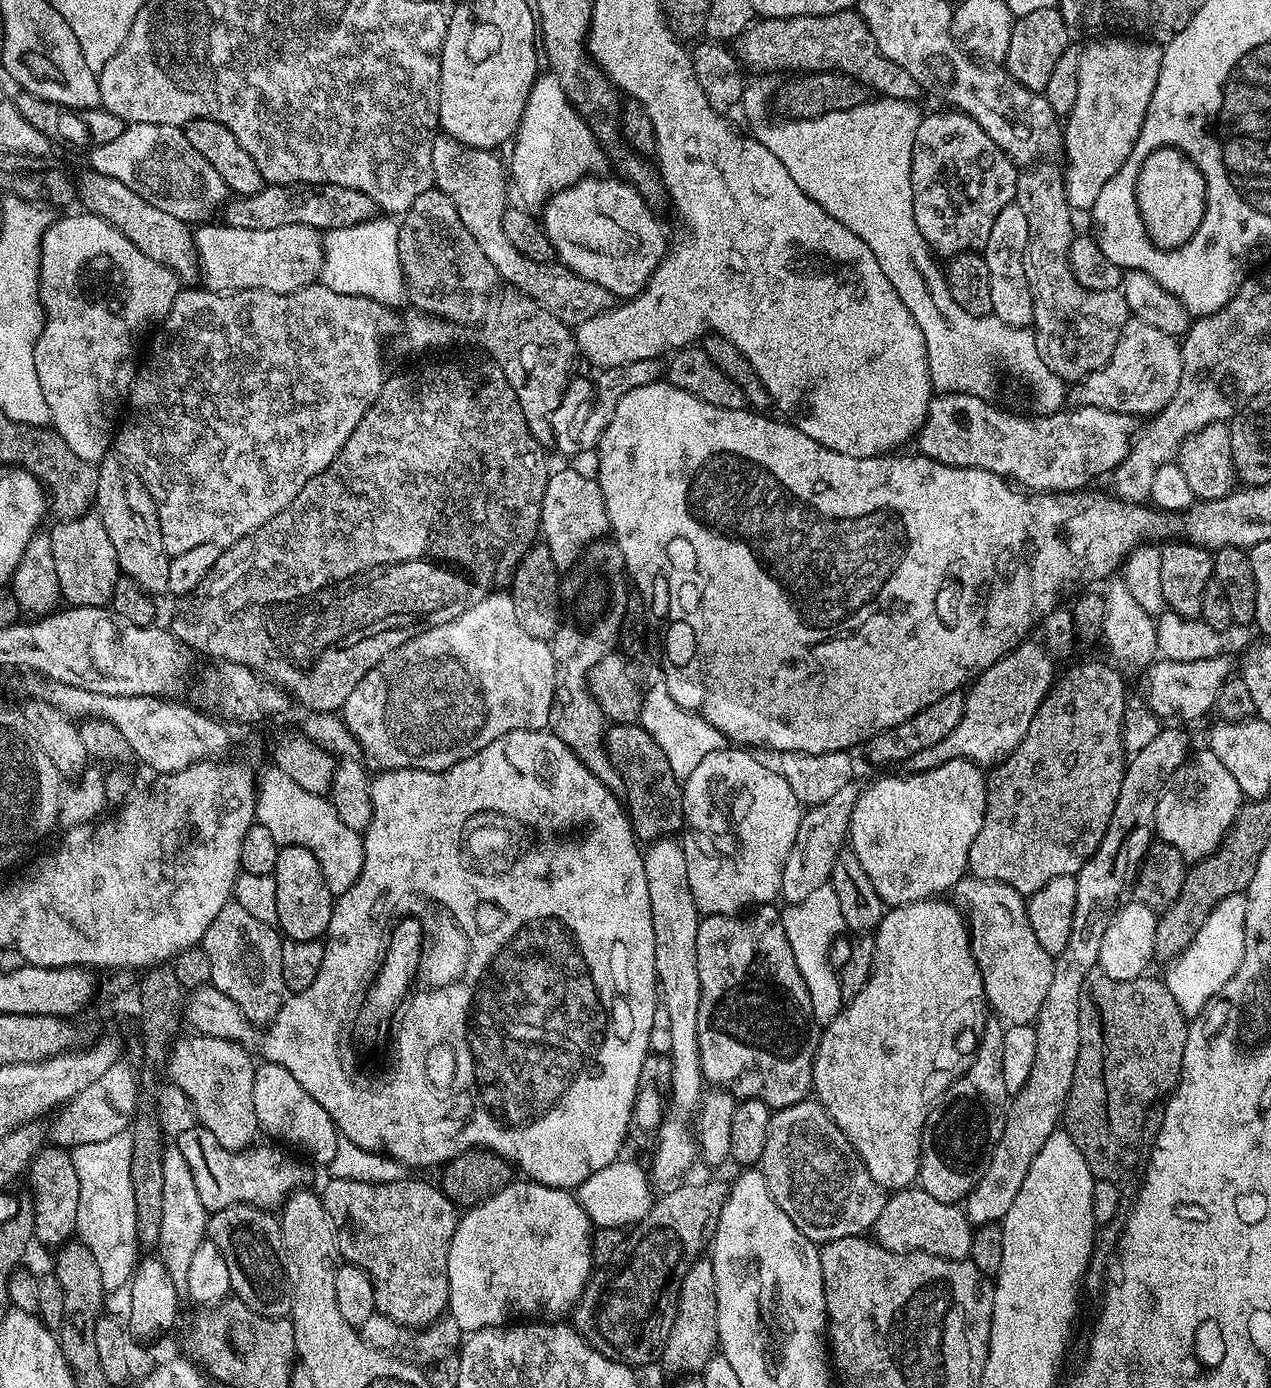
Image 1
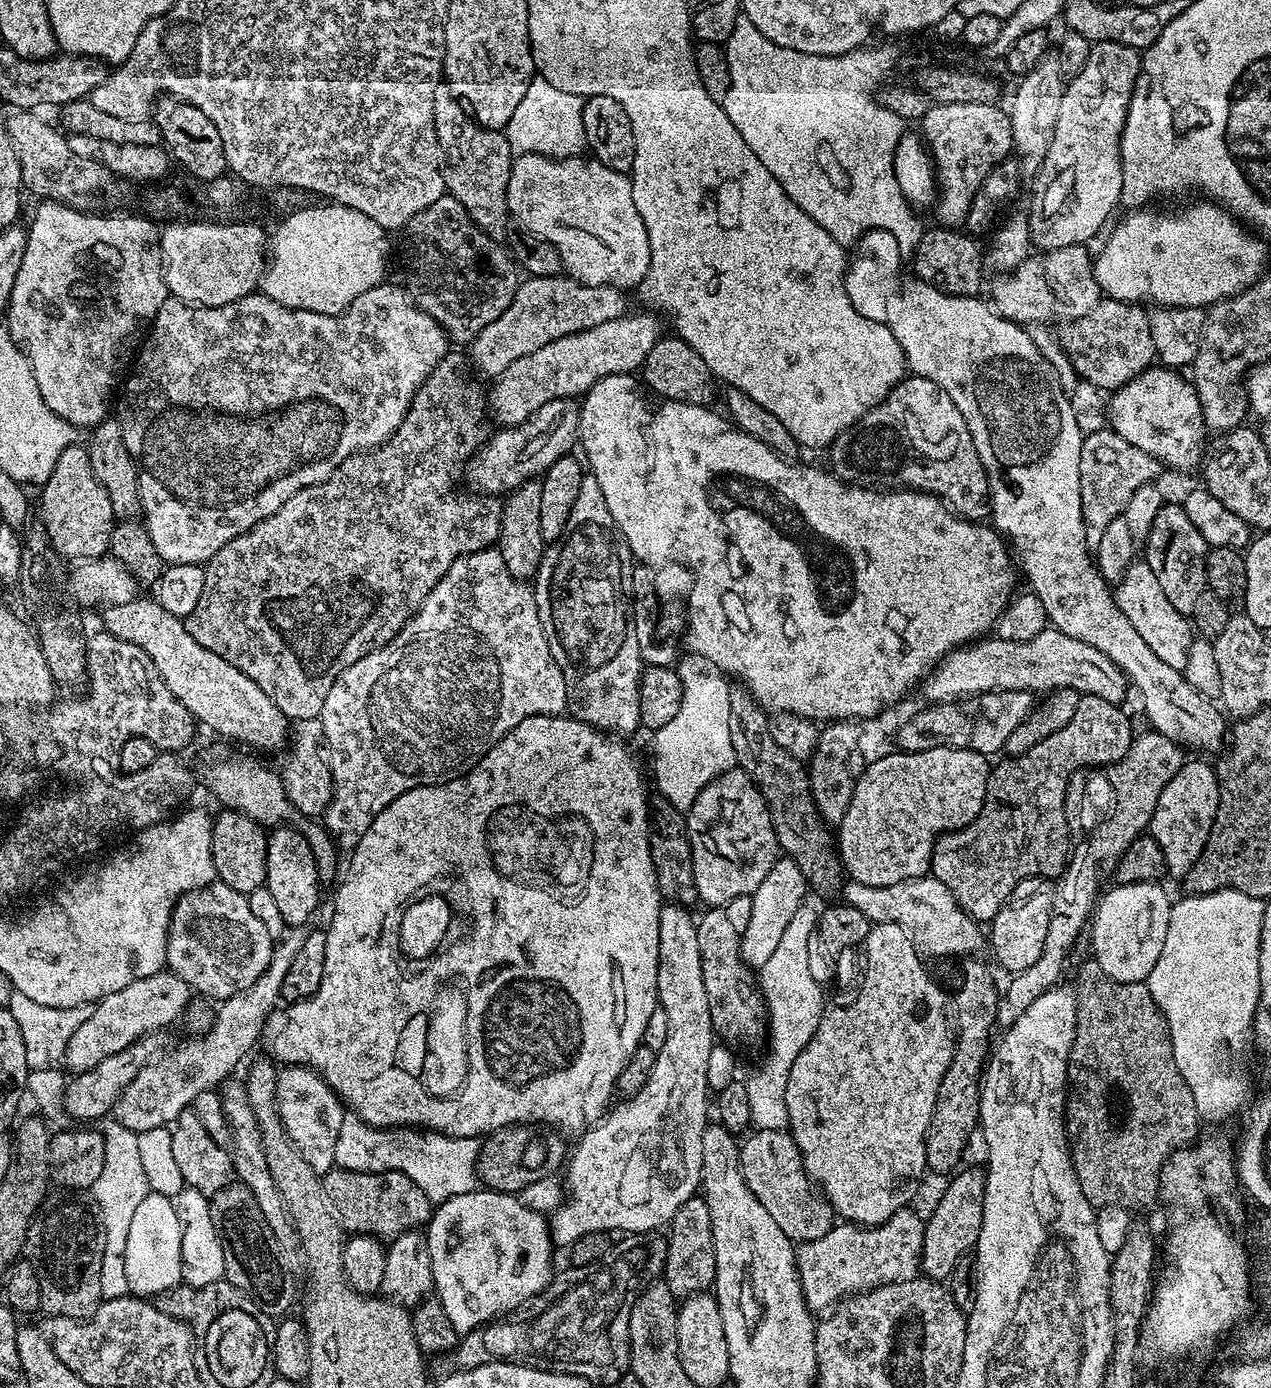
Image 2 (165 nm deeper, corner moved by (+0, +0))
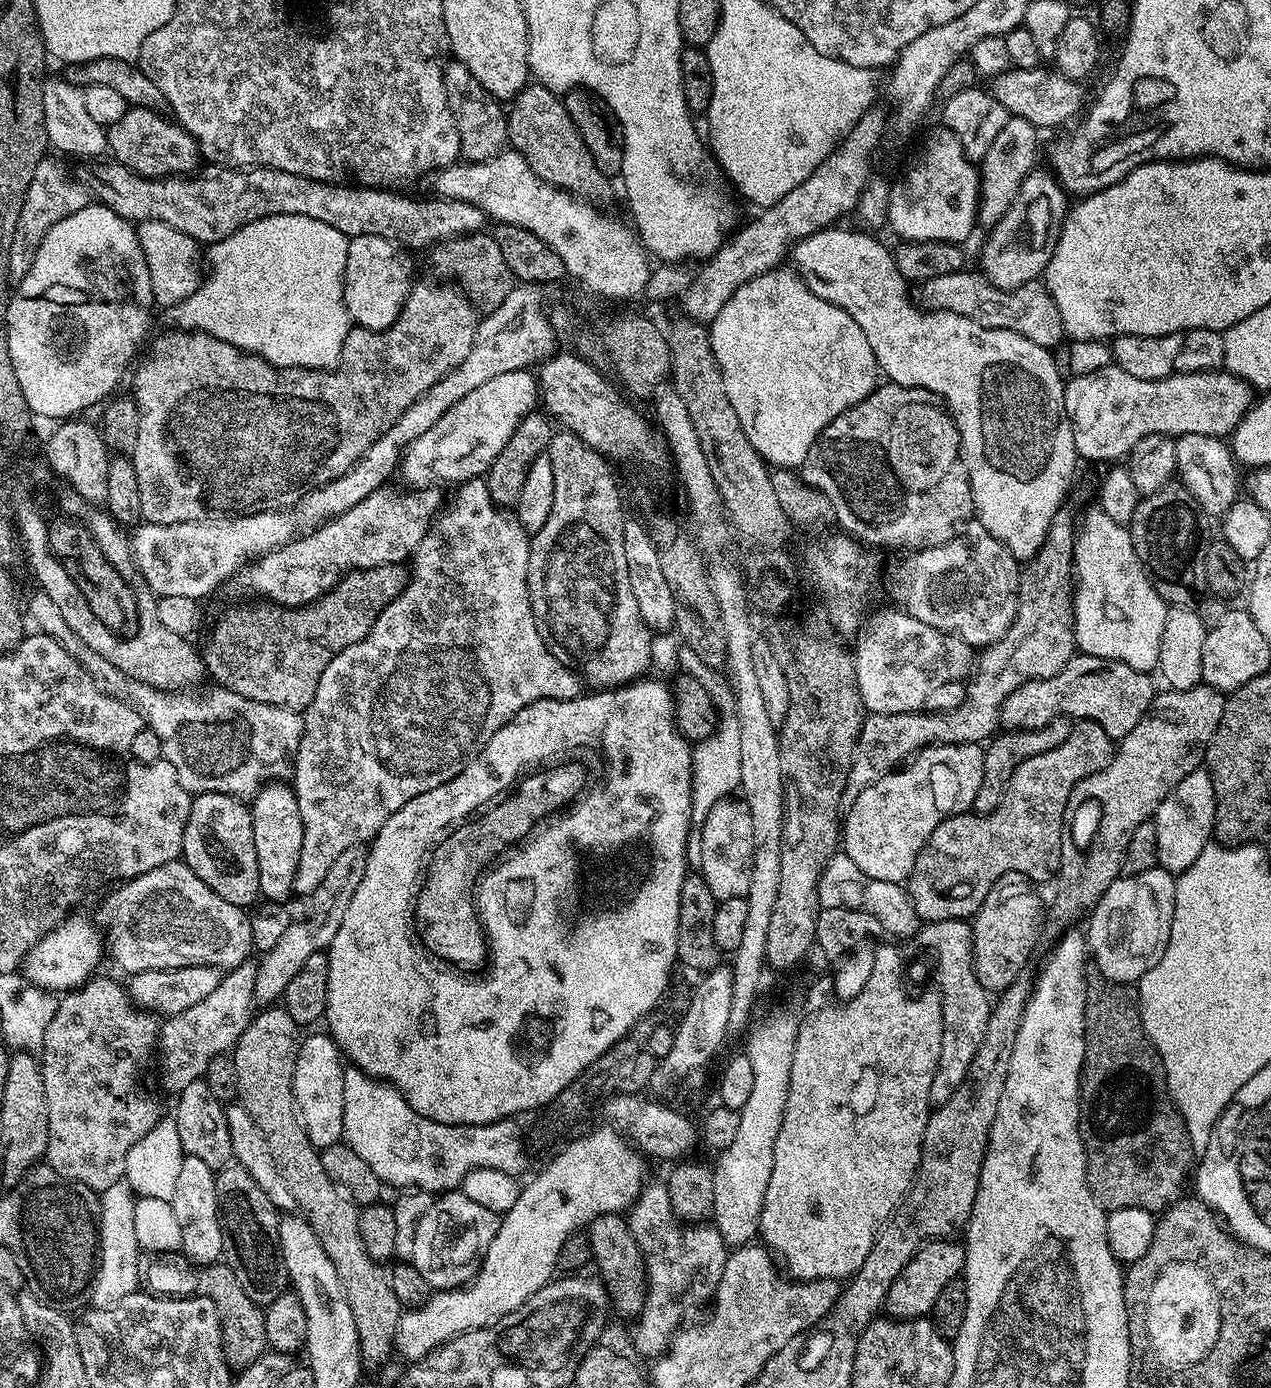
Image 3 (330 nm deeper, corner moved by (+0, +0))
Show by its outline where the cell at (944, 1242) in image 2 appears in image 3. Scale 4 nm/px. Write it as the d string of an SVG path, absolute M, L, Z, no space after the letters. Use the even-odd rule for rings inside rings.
M937 1238L922 1245L906 1262L902 1274L894 1278L890 1290L884 1299L883 1311L894 1320L919 1320L931 1313L934 1302L938 1302L938 1294L942 1289L950 1286L952 1280L957 1279L964 1271L963 1243L952 1241L952 1238Z

